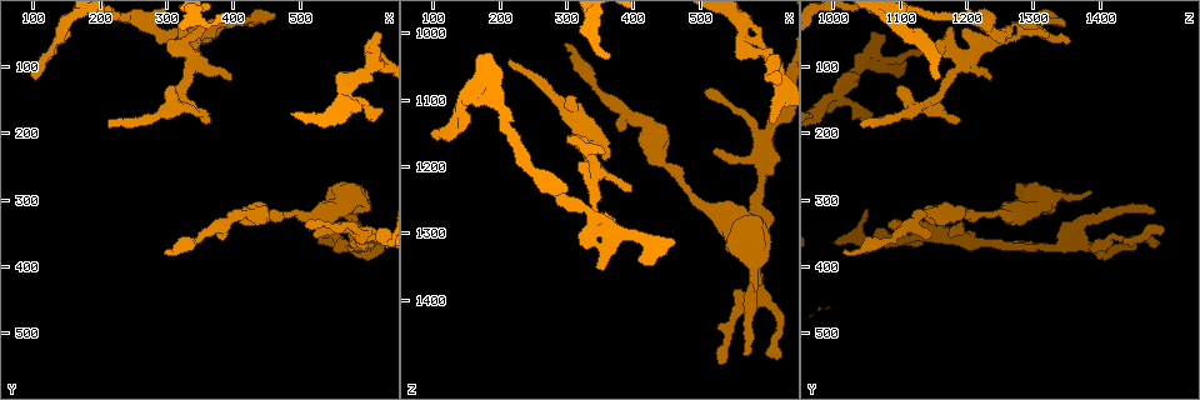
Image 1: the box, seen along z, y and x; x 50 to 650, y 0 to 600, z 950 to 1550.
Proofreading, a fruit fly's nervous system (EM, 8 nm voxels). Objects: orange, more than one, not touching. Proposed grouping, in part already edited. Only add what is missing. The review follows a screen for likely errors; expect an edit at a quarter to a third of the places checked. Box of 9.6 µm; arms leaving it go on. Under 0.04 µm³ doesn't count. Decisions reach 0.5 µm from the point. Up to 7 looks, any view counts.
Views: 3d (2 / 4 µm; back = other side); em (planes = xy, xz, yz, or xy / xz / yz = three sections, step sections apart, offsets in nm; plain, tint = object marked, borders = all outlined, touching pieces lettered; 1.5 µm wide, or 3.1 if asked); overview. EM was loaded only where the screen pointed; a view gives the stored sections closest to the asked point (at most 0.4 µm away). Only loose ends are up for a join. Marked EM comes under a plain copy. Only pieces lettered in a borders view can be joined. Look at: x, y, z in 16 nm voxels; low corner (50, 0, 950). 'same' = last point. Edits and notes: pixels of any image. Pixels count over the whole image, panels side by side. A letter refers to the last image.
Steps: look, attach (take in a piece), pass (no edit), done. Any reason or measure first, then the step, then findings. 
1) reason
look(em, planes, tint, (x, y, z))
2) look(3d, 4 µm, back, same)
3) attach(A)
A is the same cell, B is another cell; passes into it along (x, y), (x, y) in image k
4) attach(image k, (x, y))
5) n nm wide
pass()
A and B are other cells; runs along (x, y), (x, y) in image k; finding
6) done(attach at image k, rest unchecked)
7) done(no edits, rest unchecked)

look(em, planes, borders, (535, 355, 1490))

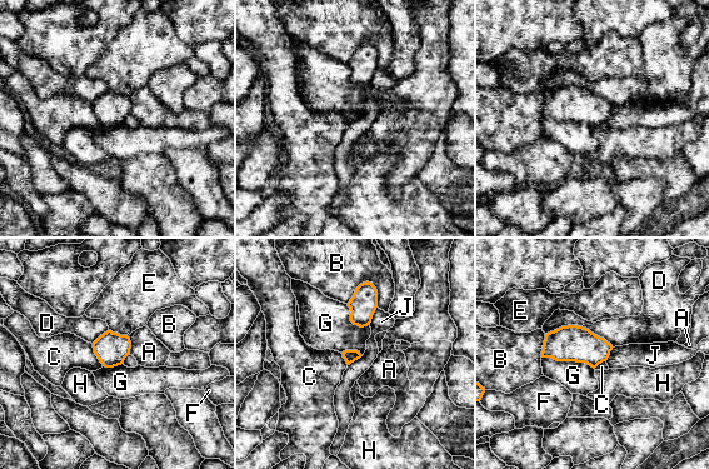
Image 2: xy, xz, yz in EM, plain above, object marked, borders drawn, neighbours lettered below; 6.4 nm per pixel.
pass()
A, B, C, D, E, F, G, H and J are other cells; border along (542, 357), (584, 362), (594, 369) in image 2; no lettered piece goes on from it

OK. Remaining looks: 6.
branch stops here
look(3d, 4 µm, (360, 185, 1190))

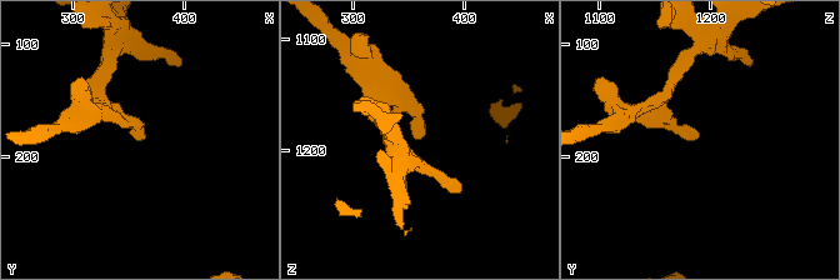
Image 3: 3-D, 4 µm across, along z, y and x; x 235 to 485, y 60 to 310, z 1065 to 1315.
look(em, yz, step 8, tint, (360, 186, 1186))

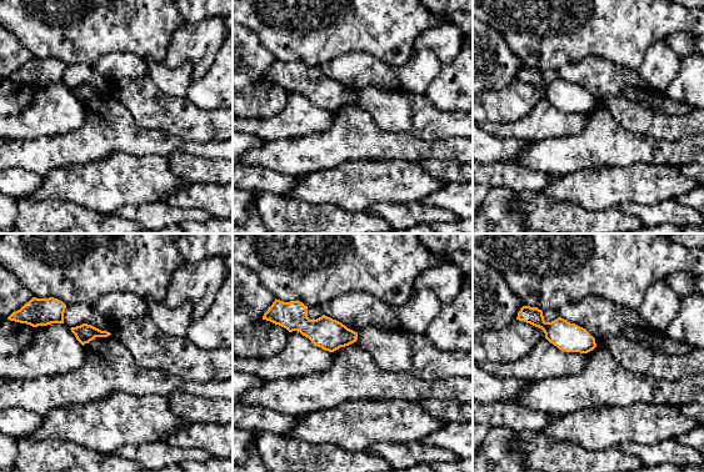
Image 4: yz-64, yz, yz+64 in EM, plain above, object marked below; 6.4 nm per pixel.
look(em, planes, borders, same)

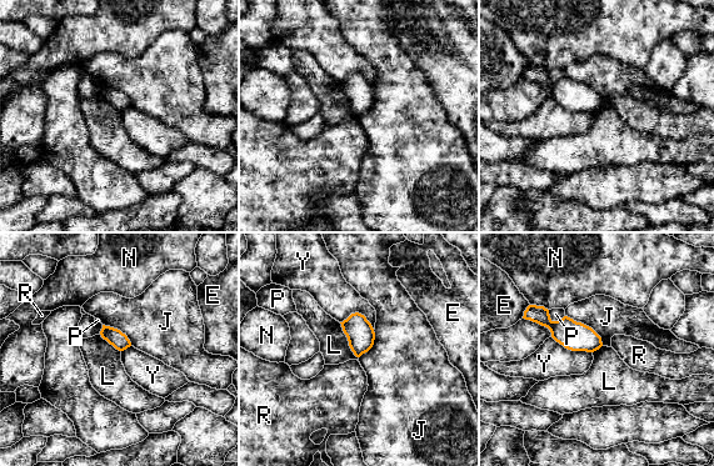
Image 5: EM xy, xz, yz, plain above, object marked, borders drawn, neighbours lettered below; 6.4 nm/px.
110 nm wide
pass()
E, J, L, N, P, R and Y are other cells; runs along (530, 314), (598, 344) in image 5; none of them fits

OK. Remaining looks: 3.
an open end
look(3d, 4 µm, (100, 115, 1155))

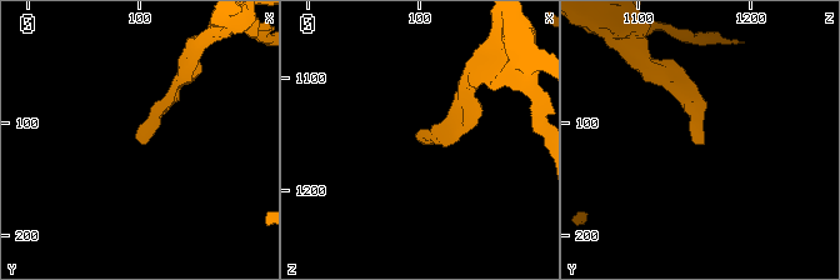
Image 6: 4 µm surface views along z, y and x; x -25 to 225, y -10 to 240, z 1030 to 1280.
look(em, planes, borders, (102, 114, 1154))

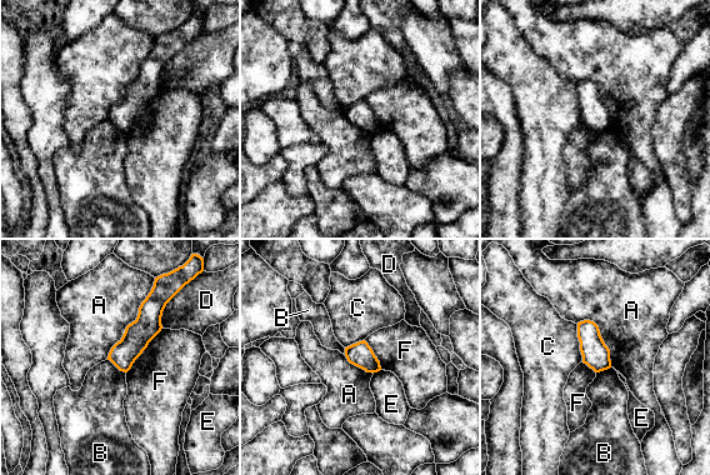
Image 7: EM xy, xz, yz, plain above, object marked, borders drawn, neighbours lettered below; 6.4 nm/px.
A touches over 600 nm
pass()
A, B, C, D, E and F are other cells; border along (155, 279), (138, 316), (106, 359) in image 7; no lettered piece goes on from it

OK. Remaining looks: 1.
done(no edits, rest unchecked)

